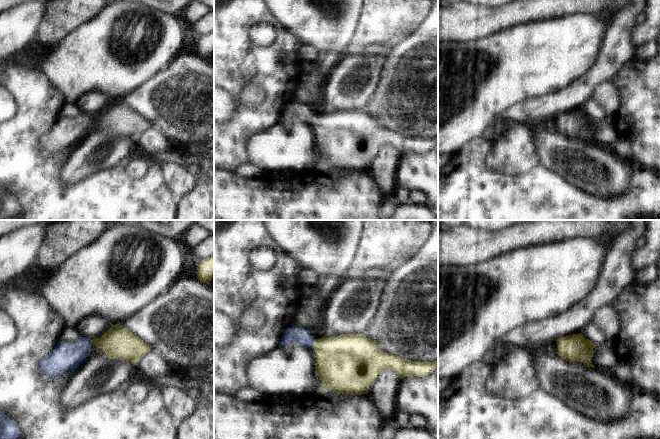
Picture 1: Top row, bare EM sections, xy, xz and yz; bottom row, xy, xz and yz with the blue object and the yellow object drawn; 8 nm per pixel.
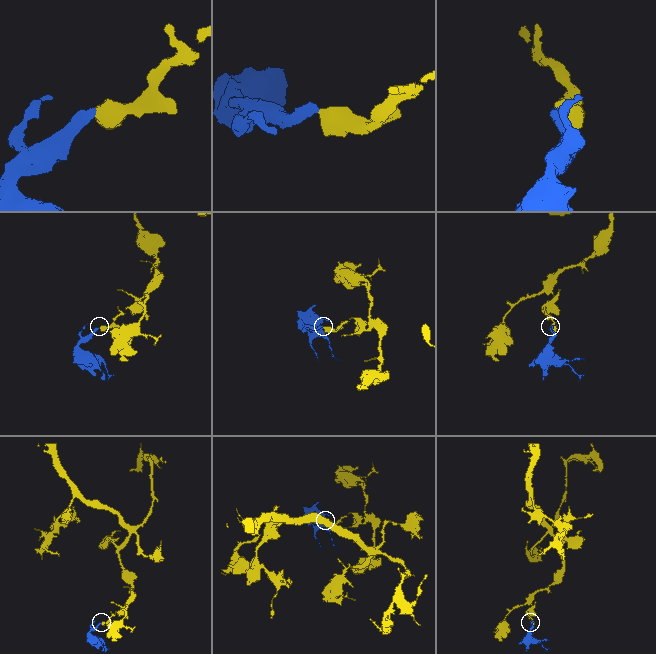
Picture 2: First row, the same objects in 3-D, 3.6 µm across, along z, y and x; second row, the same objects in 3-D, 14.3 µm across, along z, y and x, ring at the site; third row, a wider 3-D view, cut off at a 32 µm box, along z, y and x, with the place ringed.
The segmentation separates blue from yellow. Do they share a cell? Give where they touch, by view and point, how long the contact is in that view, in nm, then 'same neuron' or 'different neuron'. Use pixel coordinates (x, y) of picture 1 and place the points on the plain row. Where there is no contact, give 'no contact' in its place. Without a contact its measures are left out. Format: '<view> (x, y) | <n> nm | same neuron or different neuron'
xz (313, 120) | 90 nm | same neuron

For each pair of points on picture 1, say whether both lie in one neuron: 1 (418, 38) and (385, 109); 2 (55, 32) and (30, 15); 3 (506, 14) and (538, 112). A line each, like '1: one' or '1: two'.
1: one
2: two
3: two

